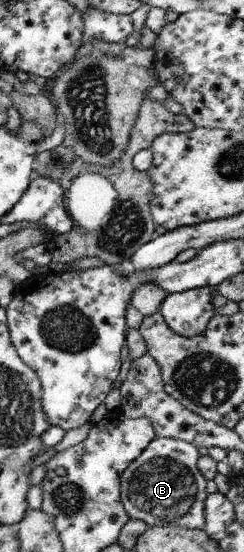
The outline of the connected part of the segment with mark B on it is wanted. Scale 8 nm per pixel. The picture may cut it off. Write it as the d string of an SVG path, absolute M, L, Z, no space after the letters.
M156 437L121 474L121 501L131 519L142 519L148 527L182 525L202 530L205 525L206 478L198 470L198 447L170 437Z

